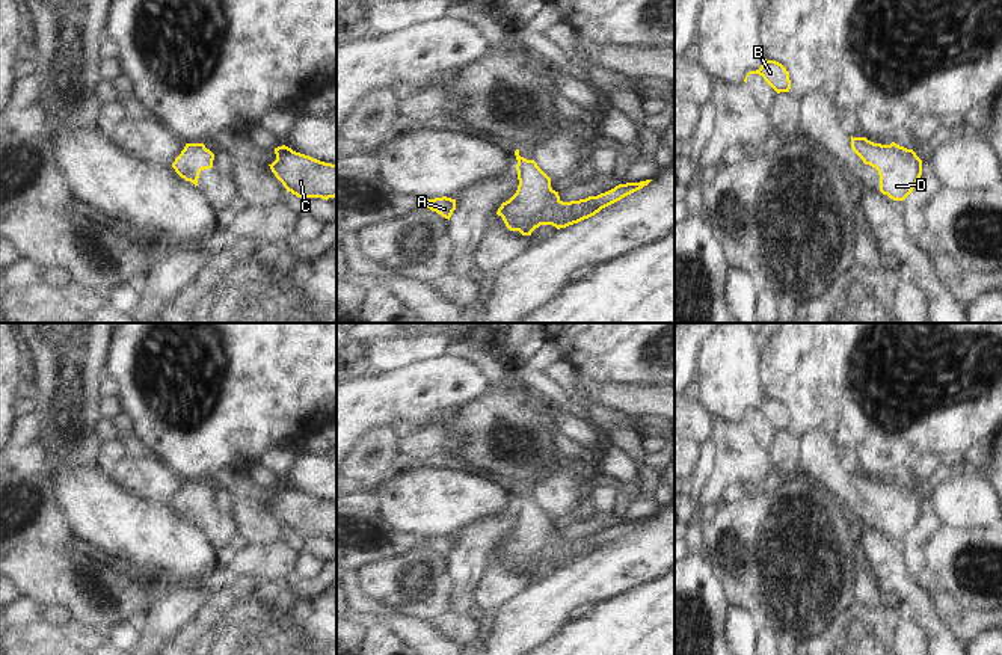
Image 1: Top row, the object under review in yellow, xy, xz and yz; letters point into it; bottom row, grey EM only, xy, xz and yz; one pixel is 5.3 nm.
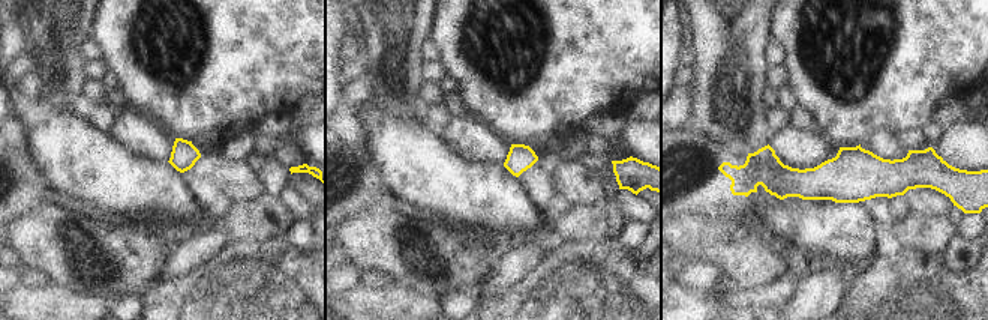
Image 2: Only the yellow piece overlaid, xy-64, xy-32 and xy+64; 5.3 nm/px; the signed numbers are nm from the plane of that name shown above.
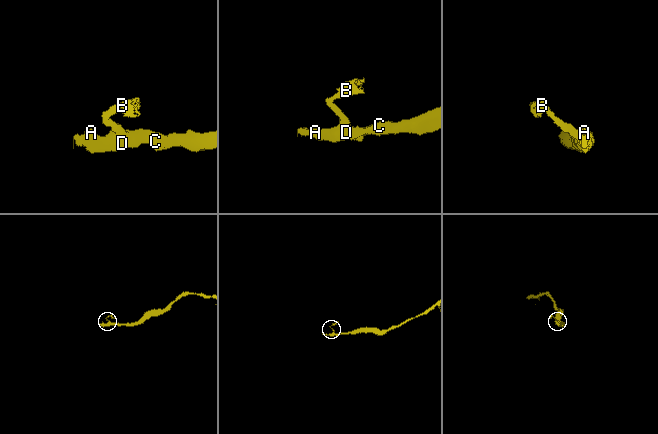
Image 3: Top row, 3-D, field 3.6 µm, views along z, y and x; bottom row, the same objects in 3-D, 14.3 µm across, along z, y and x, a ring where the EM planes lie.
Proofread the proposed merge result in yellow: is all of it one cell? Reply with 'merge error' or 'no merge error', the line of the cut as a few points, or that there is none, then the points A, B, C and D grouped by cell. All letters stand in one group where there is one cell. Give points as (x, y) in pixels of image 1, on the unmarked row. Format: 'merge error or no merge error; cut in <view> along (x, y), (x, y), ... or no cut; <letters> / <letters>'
no merge error; no cut; A B C D

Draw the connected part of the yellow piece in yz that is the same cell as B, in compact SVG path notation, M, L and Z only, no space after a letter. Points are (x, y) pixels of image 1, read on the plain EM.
M765 397L765 400L761 403L759 407L750 409L750 411L745 414L745 417L744 417L745 421L747 421L747 415L748 415L750 412L759 412L759 414L762 414L764 418L765 418L777 432L780 432L780 430L789 430L789 427L791 427L789 411L786 409L786 406L785 406L782 401L779 401L779 400L776 400L776 398L767 398L767 397Z

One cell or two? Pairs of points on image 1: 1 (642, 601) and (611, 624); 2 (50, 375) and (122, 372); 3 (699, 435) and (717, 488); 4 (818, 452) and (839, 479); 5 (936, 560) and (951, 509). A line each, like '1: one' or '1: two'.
1: one
2: two
3: two
4: one
5: two

